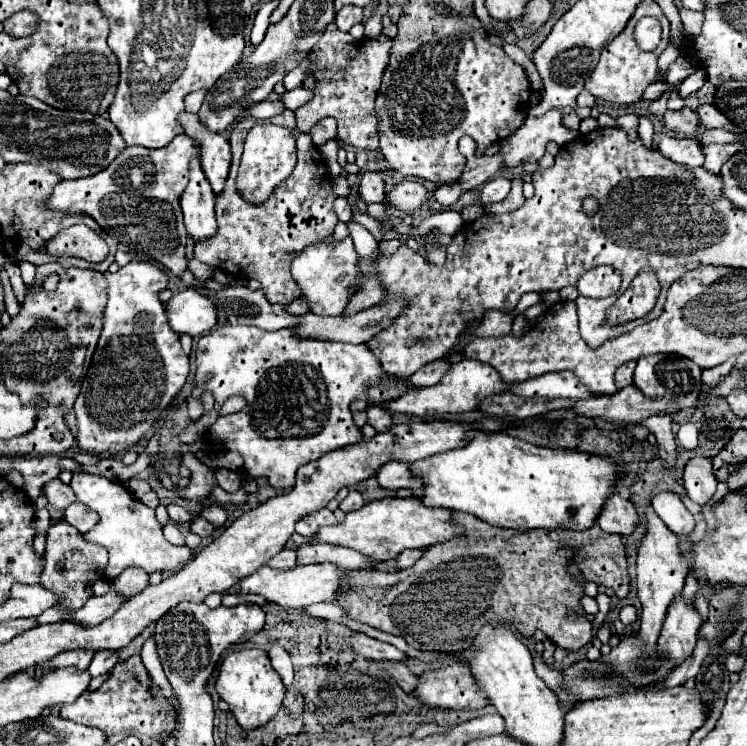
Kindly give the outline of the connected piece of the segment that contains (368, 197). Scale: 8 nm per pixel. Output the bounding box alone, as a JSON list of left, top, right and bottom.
[359,170,385,204]

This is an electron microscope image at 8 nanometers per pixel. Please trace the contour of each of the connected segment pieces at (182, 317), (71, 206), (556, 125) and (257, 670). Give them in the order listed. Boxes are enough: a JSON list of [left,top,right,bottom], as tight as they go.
[[165,288,217,336],[43,134,197,276],[503,108,579,168],[215,648,285,730]]

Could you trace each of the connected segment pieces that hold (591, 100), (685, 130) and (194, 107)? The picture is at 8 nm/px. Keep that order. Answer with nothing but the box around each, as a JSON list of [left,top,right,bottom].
[[576,90,599,119],[663,106,699,136],[185,90,205,112]]

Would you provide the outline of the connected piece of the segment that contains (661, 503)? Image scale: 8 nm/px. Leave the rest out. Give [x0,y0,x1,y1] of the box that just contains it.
[651,492,695,534]

